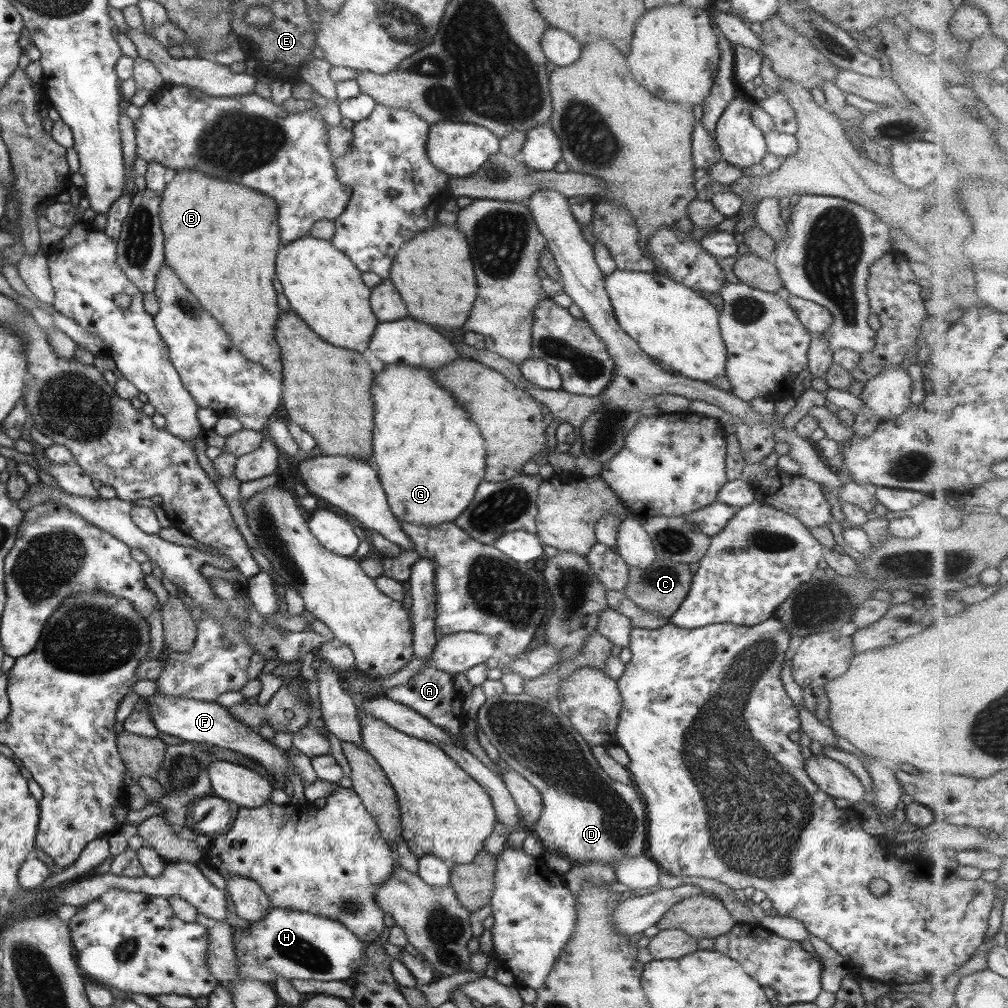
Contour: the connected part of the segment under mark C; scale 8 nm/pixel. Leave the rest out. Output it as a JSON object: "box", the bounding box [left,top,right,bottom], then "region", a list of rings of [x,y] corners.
{"box":[623,557,693,619],"region":[[[656,557],[647,568],[627,566],[627,584],[623,588],[623,593],[641,612],[669,619],[683,602],[691,584],[691,576],[693,574],[686,564]]]}

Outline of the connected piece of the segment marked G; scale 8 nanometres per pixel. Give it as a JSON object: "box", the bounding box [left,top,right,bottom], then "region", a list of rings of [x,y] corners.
{"box":[370,363,486,526],"region":[[[396,363],[393,365],[383,365],[383,368],[373,375],[371,382],[371,399],[373,402],[373,429],[372,429],[372,452],[370,455],[371,463],[376,468],[377,478],[384,490],[386,503],[393,513],[393,516],[399,522],[407,522],[414,526],[438,526],[443,522],[453,523],[455,518],[465,510],[465,507],[475,494],[477,484],[484,478],[486,451],[484,441],[479,436],[479,430],[473,422],[469,422],[467,414],[457,406],[457,402],[453,402],[453,398],[449,398],[449,394],[445,394],[445,390],[437,388],[437,382],[431,376],[433,371],[425,370],[425,368],[413,368],[413,366],[405,366],[404,363]]]}

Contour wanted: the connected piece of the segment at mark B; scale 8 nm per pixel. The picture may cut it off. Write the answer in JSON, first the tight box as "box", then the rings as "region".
{"box":[158,170,281,373],"region":[[[187,170],[175,171],[175,174],[171,181],[165,183],[165,189],[161,193],[158,208],[158,217],[160,220],[160,229],[163,233],[163,256],[164,262],[173,270],[173,274],[181,280],[181,284],[197,298],[197,302],[201,304],[201,308],[205,312],[209,312],[221,326],[221,330],[229,336],[231,344],[234,348],[237,348],[241,352],[241,356],[245,356],[247,360],[263,366],[267,372],[280,372],[281,373],[281,359],[280,359],[280,348],[275,340],[275,323],[279,316],[279,307],[275,301],[275,290],[271,285],[274,276],[274,262],[275,254],[280,248],[278,230],[279,225],[277,224],[277,206],[275,202],[263,194],[255,192],[255,190],[247,190],[245,186],[235,186],[235,184],[225,184],[225,182],[215,182],[215,178],[211,180],[213,176],[201,176],[197,172],[187,172]]]}

